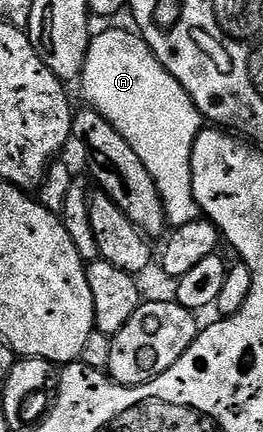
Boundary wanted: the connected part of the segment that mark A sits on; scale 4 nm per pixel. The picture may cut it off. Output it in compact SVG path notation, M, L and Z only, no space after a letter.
M109 28L92 37L89 49L85 55L85 65L79 77L81 92L85 95L84 103L94 108L139 154L139 162L147 166L147 174L155 182L161 195L166 221L173 228L187 226L187 222L202 219L201 207L195 202L195 194L191 186L191 150L195 138L203 127L203 117L200 110L193 105L193 99L183 90L183 86L162 66L159 58L149 48L149 43L136 31L128 32L125 28Z

